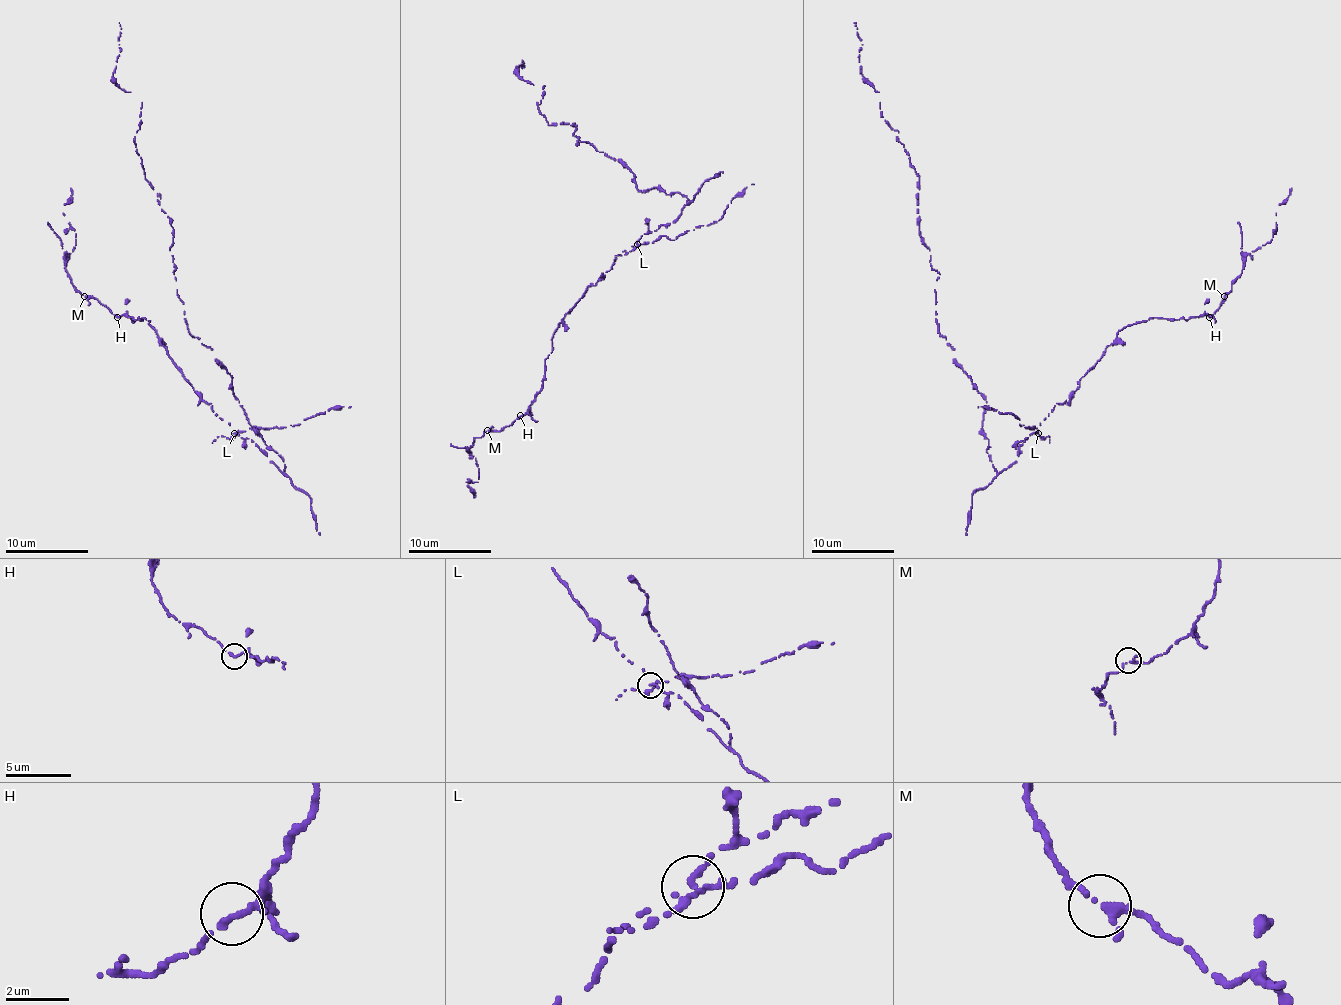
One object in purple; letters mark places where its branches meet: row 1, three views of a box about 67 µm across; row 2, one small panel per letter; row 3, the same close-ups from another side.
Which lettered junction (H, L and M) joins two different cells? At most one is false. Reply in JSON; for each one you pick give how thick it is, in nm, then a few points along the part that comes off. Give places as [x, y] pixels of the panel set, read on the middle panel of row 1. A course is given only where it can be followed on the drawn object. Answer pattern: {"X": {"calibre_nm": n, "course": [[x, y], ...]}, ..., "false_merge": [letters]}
{"L": {"calibre_nm": 170, "course": [[636, 243], [655, 241], [663, 235], [675, 239], [709, 225], [719, 219], [735, 196], [754, 183]]}, "false_merge": ["L"]}

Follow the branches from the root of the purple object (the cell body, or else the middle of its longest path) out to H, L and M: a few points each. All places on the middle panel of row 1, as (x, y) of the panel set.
H: (680, 194), (688, 200), (675, 221), (618, 254), (566, 314), (551, 338), (543, 388), (520, 415)
L: (680, 194), (688, 200), (675, 221), (661, 225), (655, 231), (646, 231), (636, 243)
M: (680, 194), (688, 200), (675, 221), (618, 254), (566, 314), (529, 409), (487, 430)

